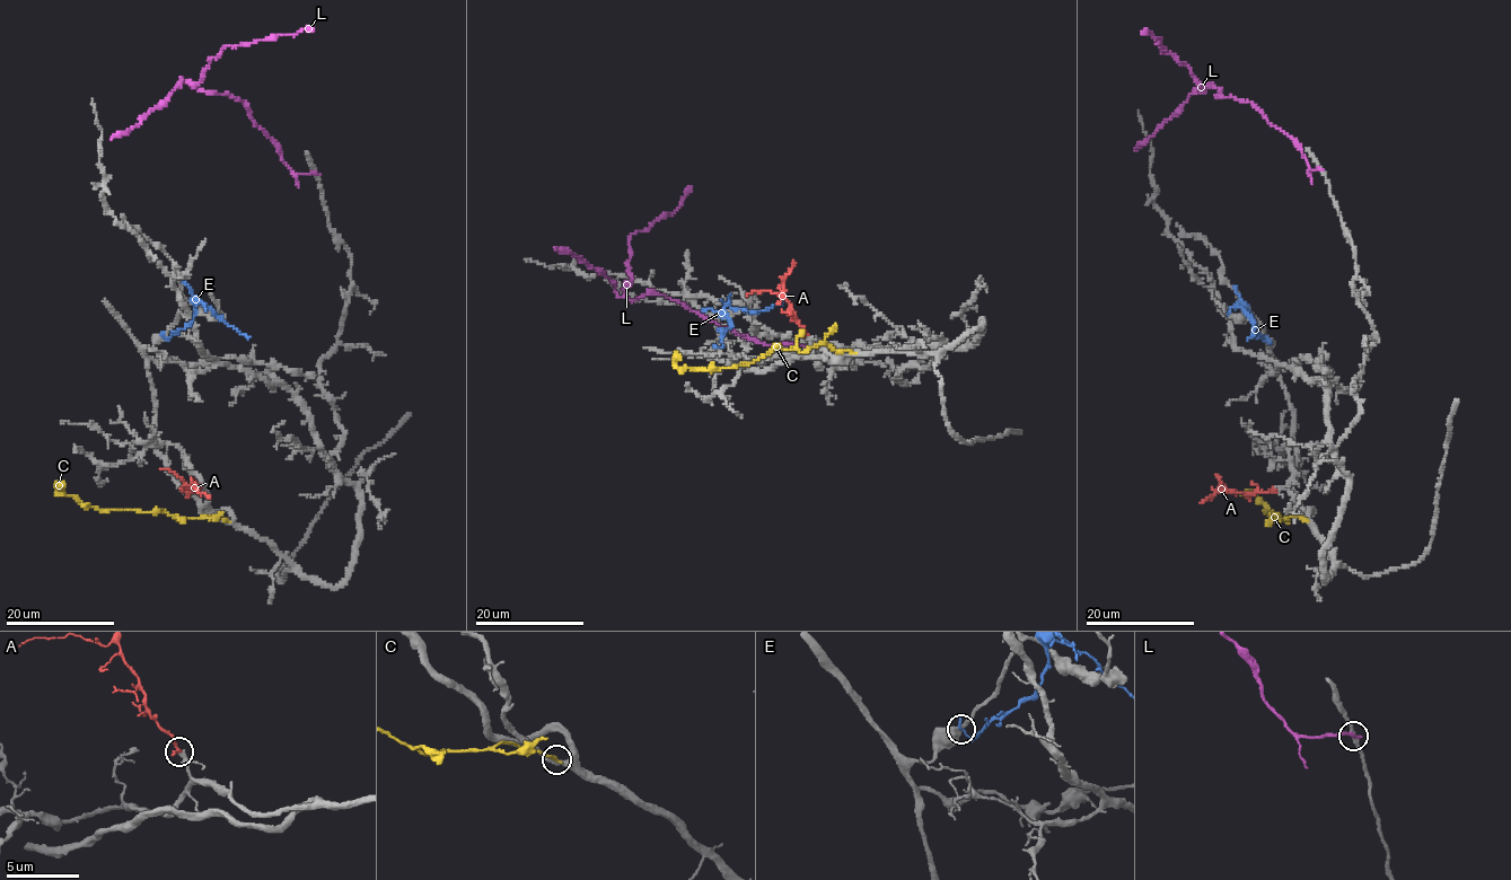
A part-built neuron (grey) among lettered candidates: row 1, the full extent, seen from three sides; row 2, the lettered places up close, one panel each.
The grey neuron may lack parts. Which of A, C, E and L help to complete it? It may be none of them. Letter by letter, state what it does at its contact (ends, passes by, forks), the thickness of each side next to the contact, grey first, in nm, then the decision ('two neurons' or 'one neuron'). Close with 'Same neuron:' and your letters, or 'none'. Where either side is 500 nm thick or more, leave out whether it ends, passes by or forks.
A: it ends; calibres 240 and 240 nm; one neuron
C: it ends; calibres 360 and 220 nm; two neurons
E: it ends; calibres 420 and 170 nm; two neurons
L: it ends; calibres 240 and 220 nm; two neurons
Same neuron: A

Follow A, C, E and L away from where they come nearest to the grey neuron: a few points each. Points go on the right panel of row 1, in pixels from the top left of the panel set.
A: (1274, 489), (1231, 492), (1219, 481), (1218, 474)
C: (1307, 520), (1296, 516), (1280, 518), (1267, 512), (1255, 493), (1240, 495)
E: (1268, 340), (1270, 342), (1265, 342), (1259, 336), (1249, 310), (1238, 302), (1255, 327), (1247, 340)
L: (1320, 168), (1309, 169), (1297, 142), (1248, 102), (1202, 88), (1187, 66), (1161, 50), (1161, 38), (1143, 31)

